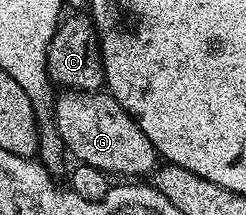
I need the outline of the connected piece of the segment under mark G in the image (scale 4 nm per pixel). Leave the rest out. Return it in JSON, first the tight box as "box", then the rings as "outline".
{"box":[55,90,158,177],"outline":[[[65,90],[56,95],[55,134],[60,134],[59,142],[79,162],[94,165],[94,169],[107,171],[109,176],[128,175],[124,177],[151,176],[158,166],[158,156],[150,137],[142,133],[132,115],[114,96],[98,91]]]}

